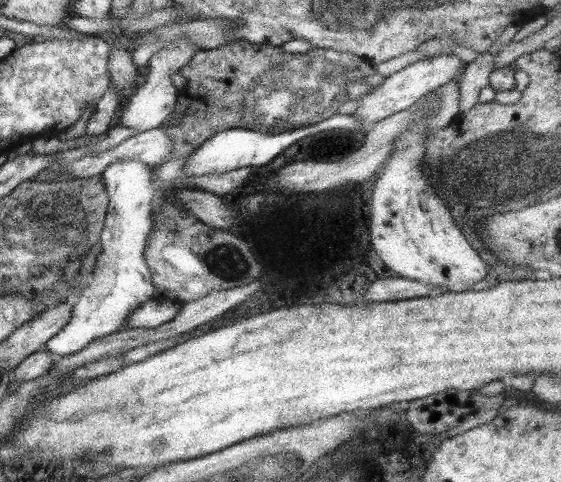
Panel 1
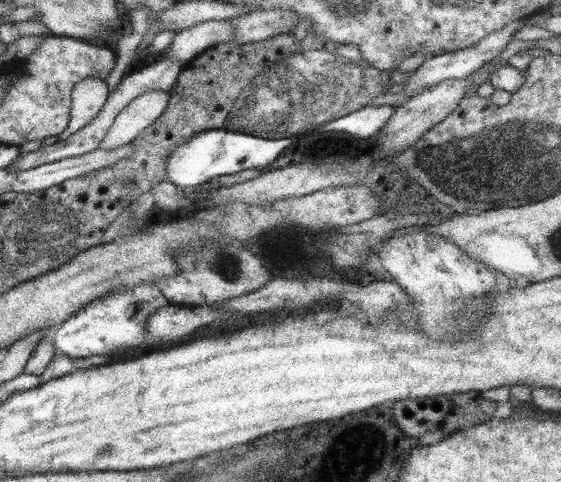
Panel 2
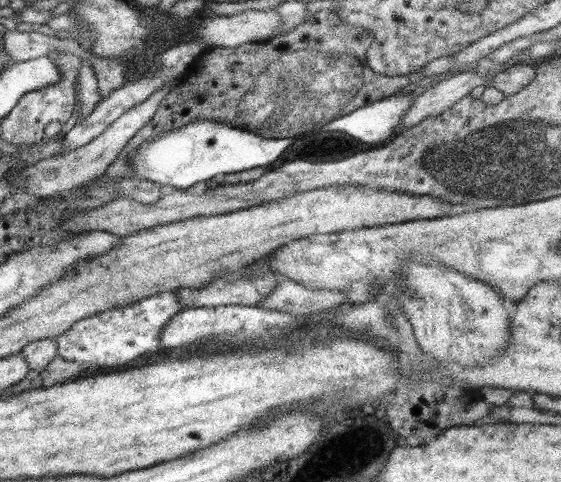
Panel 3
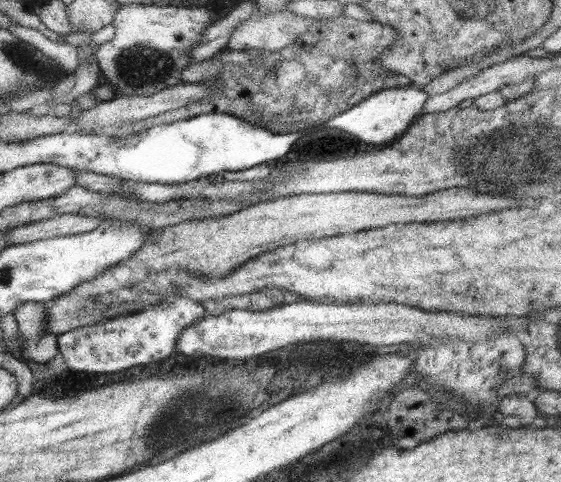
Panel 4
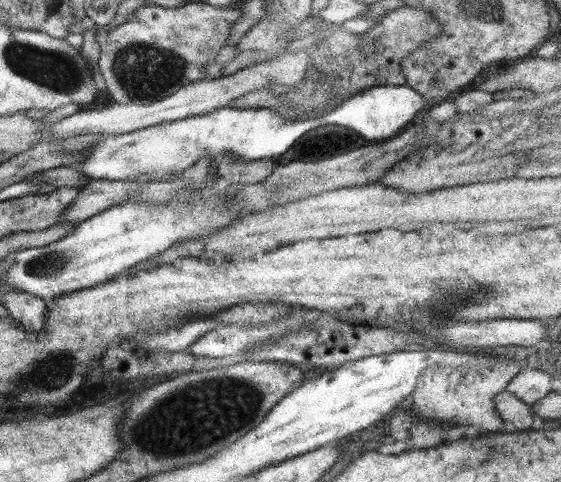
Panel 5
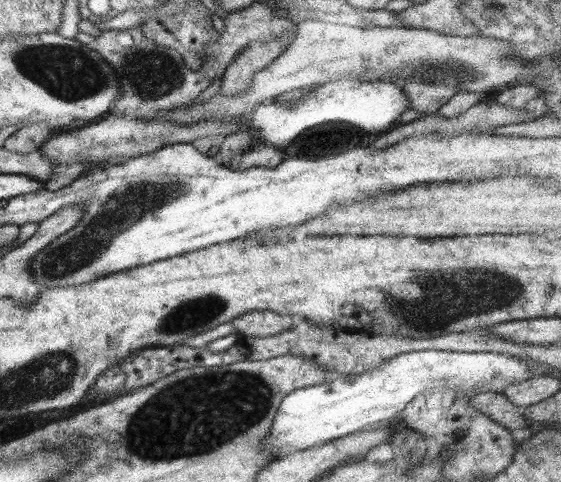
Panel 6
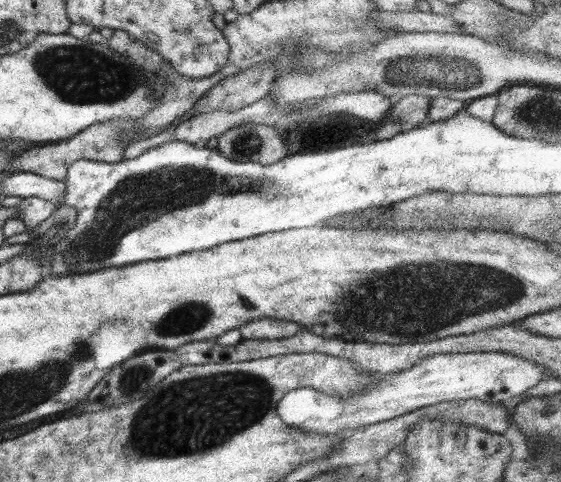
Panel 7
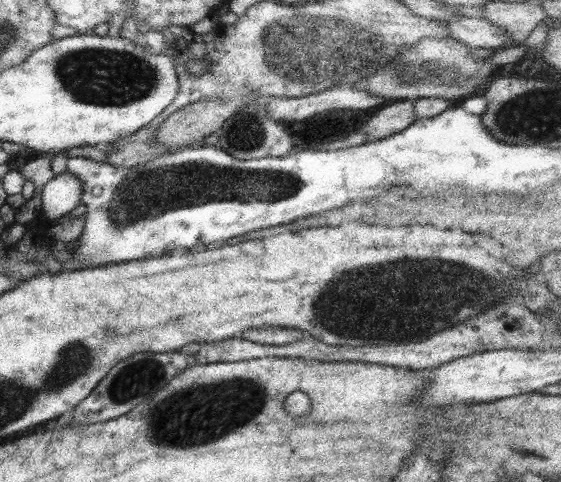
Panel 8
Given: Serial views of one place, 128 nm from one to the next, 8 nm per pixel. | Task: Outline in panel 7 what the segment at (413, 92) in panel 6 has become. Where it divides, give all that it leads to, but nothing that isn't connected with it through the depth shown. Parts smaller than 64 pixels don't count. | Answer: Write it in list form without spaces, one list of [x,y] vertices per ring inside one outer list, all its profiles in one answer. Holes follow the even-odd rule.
[[[409,94],[395,99],[385,120],[399,122],[402,131],[409,131],[426,120],[429,98]]]

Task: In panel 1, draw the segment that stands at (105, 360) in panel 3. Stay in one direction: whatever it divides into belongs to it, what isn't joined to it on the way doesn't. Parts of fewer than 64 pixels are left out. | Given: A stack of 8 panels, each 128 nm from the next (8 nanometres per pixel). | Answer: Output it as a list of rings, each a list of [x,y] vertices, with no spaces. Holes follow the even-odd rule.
[[[122,158],[106,166],[100,176],[108,196],[104,227],[98,240],[101,253],[95,259],[91,276],[81,278],[79,286],[69,288],[66,294],[66,302],[70,304],[69,320],[43,347],[52,356],[75,354],[92,340],[125,329],[128,316],[144,302],[155,298],[143,256],[153,226],[152,216],[157,211],[157,193],[151,187],[149,167],[136,158]]]

